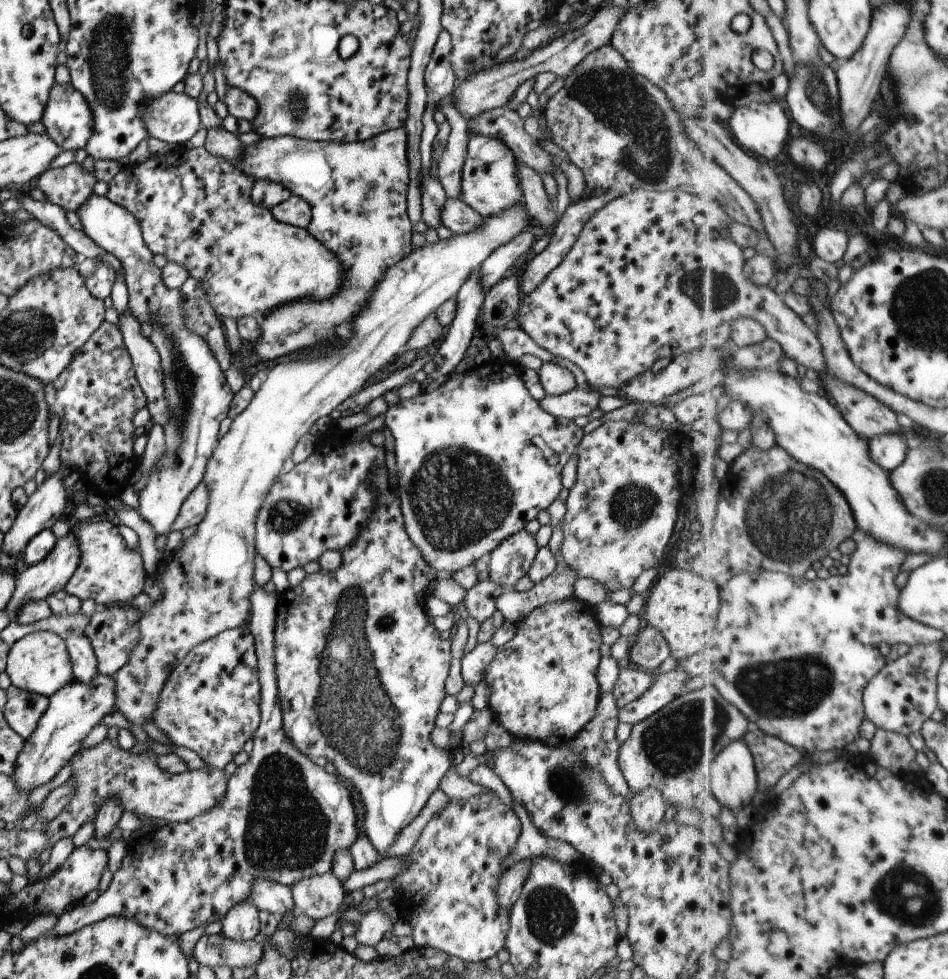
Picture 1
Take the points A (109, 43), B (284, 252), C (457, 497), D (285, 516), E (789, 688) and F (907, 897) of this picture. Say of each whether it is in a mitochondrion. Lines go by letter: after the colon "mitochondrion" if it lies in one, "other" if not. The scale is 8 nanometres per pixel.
A: mitochondrion
B: other
C: mitochondrion
D: mitochondrion
E: mitochondrion
F: mitochondrion

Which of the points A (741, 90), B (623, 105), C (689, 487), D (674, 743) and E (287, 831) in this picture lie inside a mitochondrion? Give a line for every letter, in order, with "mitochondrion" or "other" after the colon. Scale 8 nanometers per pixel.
A: other
B: mitochondrion
C: other
D: mitochondrion
E: mitochondrion

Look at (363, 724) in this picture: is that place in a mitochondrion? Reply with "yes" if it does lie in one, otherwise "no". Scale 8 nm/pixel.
yes

